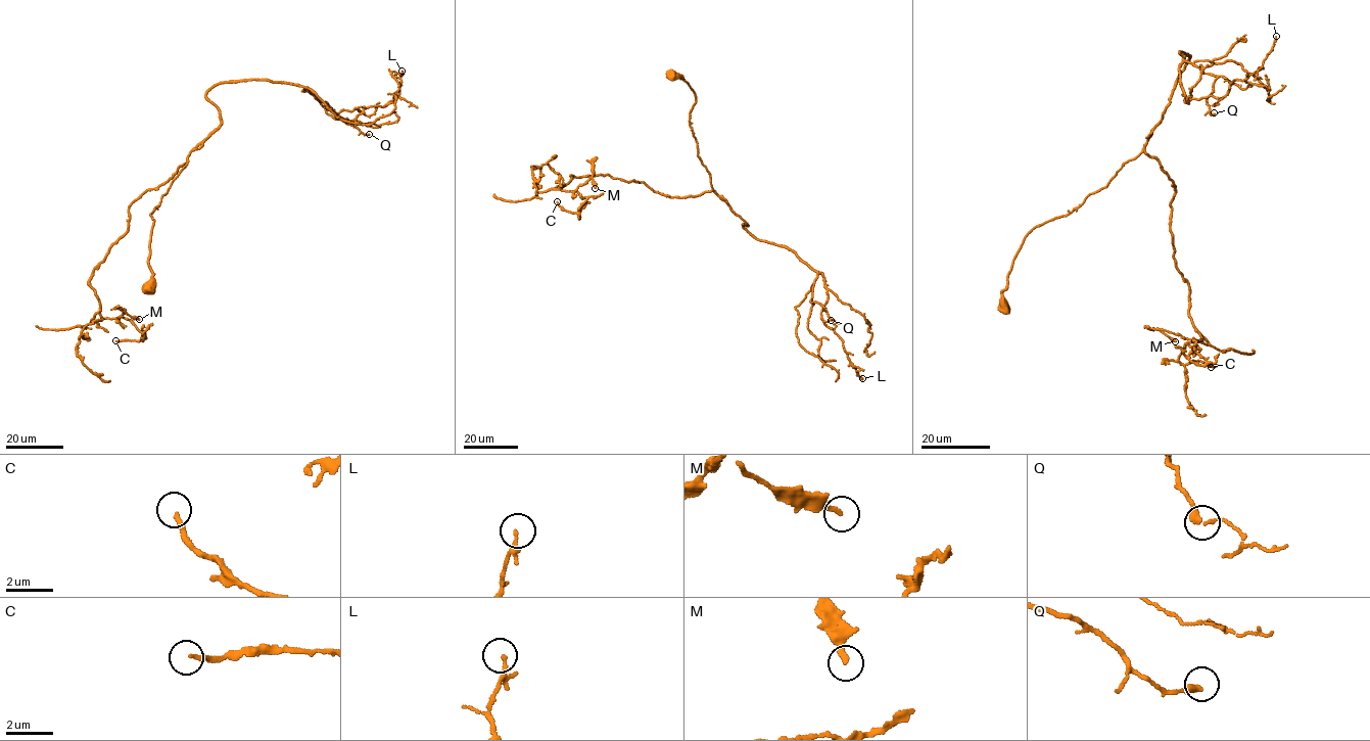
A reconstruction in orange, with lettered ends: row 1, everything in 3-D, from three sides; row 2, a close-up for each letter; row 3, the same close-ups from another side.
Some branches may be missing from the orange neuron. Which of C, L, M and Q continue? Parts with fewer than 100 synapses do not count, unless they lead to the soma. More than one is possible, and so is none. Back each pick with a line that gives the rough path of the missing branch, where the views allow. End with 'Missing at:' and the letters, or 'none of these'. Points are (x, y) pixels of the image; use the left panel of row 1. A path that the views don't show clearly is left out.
Missing at: none of these

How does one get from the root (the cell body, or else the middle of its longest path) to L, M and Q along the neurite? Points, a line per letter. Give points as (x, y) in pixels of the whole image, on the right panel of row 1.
L: (1002, 308), (1025, 237), (1142, 151), (1190, 56), (1178, 51), (1187, 98), (1223, 98), (1276, 36)
M: (1002, 308), (1025, 237), (1072, 213), (1144, 151), (1176, 186), (1173, 258), (1201, 339), (1162, 331), (1175, 341)
Q: (1002, 308), (1025, 237), (1079, 206), (1142, 151), (1190, 56), (1178, 51), (1217, 76), (1206, 99), (1214, 112)

